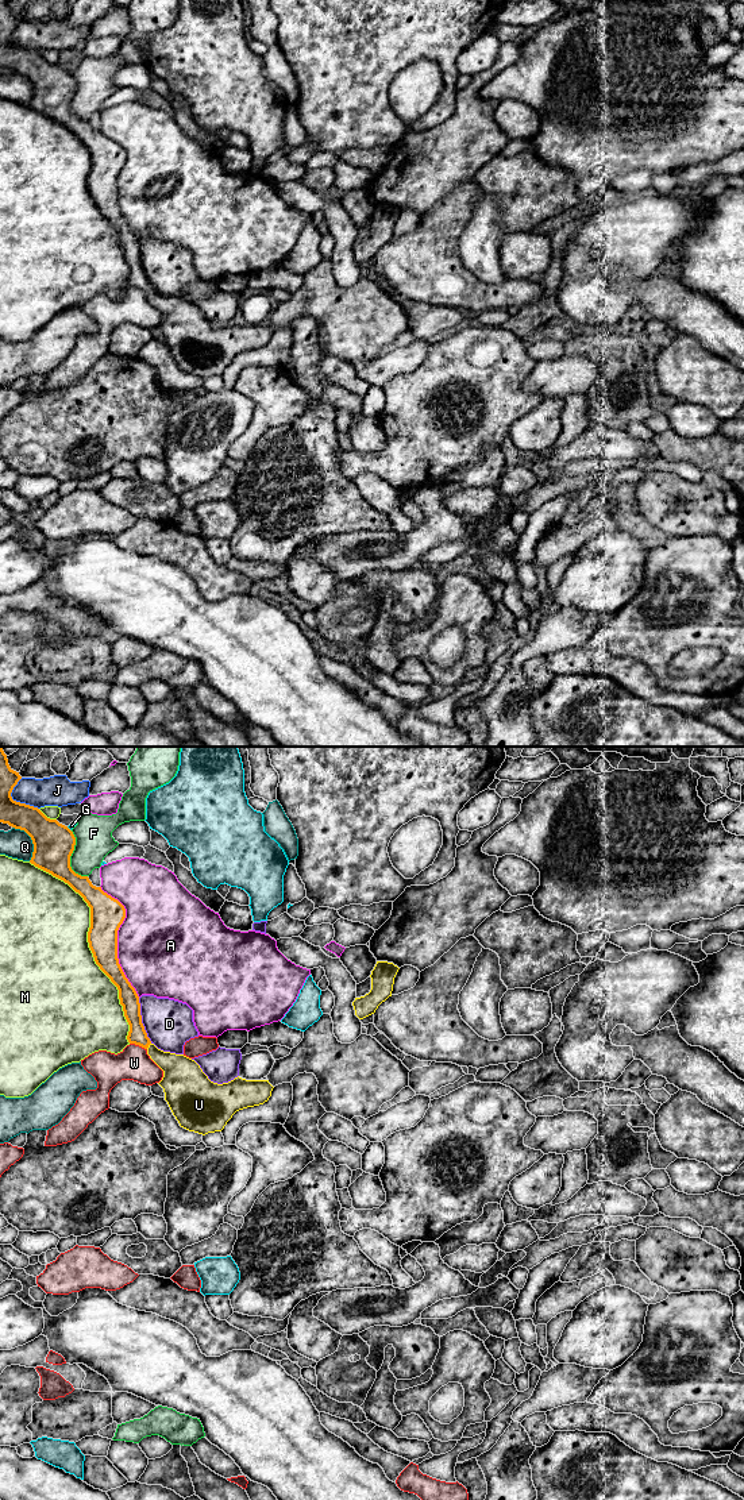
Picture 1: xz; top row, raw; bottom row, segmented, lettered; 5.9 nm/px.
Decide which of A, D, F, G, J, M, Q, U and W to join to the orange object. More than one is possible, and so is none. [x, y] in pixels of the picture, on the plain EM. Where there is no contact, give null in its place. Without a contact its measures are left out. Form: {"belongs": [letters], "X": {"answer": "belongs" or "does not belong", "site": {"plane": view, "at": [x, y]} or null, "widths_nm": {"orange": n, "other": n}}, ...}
{"belongs": ["U"], "A": {"answer": "does not belong", "site": {"plane": "xz", "at": [116, 184]}, "widths_nm": {"orange": 200, "other": 500}}, "D": {"answer": "does not belong", "site": {"plane": "xz", "at": [141, 265]}, "widths_nm": {"orange": 110, "other": 280}}, "F": {"answer": "does not belong", "site": {"plane": "xz", "at": [69, 101]}, "widths_nm": {"orange": 240, "other": 220}}, "G": {"answer": "does not belong", "site": {"plane": "xz", "at": [69, 73]}, "widths_nm": {"orange": 240, "other": 40}}, "J": {"answer": "does not belong", "site": {"plane": "xz", "at": [15, 45]}, "widths_nm": {"orange": 170, "other": 180}}, "M": {"answer": "does not belong", "site": {"plane": "xz", "at": [89, 188]}, "widths_nm": {"orange": 200, "other": 480}}, "Q": {"answer": "does not belong", "site": {"plane": "xz", "at": [31, 83]}, "widths_nm": {"orange": 240, "other": 170}}, "U": {"answer": "belongs", "site": {"plane": "xz", "at": [149, 288]}, "widths_nm": {"orange": 110, "other": 200}}, "W": {"answer": "does not belong", "site": {"plane": "xz", "at": [138, 288]}, "widths_nm": {"orange": 110, "other": 200}}}

